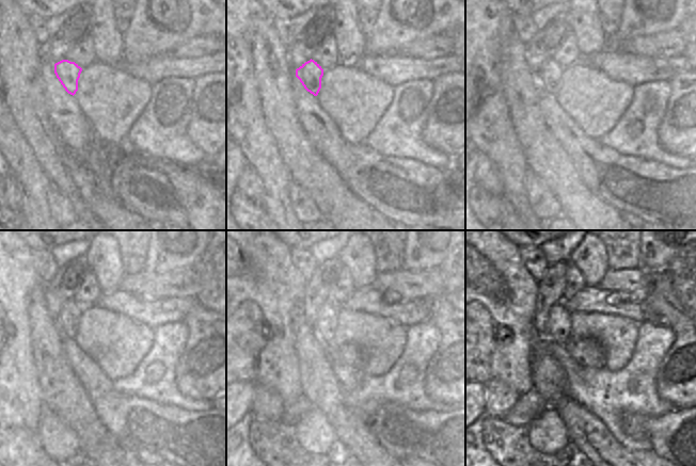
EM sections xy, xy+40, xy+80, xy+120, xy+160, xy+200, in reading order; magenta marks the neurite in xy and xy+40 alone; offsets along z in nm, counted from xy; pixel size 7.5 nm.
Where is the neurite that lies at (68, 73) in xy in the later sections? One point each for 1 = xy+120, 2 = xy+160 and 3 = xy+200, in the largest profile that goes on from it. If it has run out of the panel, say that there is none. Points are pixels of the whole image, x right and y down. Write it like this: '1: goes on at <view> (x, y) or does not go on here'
1: goes on at xy+120 (68, 319)
2: goes on at xy+160 (325, 323)
3: goes on at xy+200 (559, 323)

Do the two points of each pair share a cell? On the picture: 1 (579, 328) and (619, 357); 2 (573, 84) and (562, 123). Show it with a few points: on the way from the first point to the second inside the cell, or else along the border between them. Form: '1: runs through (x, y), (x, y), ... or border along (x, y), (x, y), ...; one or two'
1: runs through (590, 328), (596, 328), (613, 346); one
2: border along (555, 96), (562, 110), (582, 131); two

